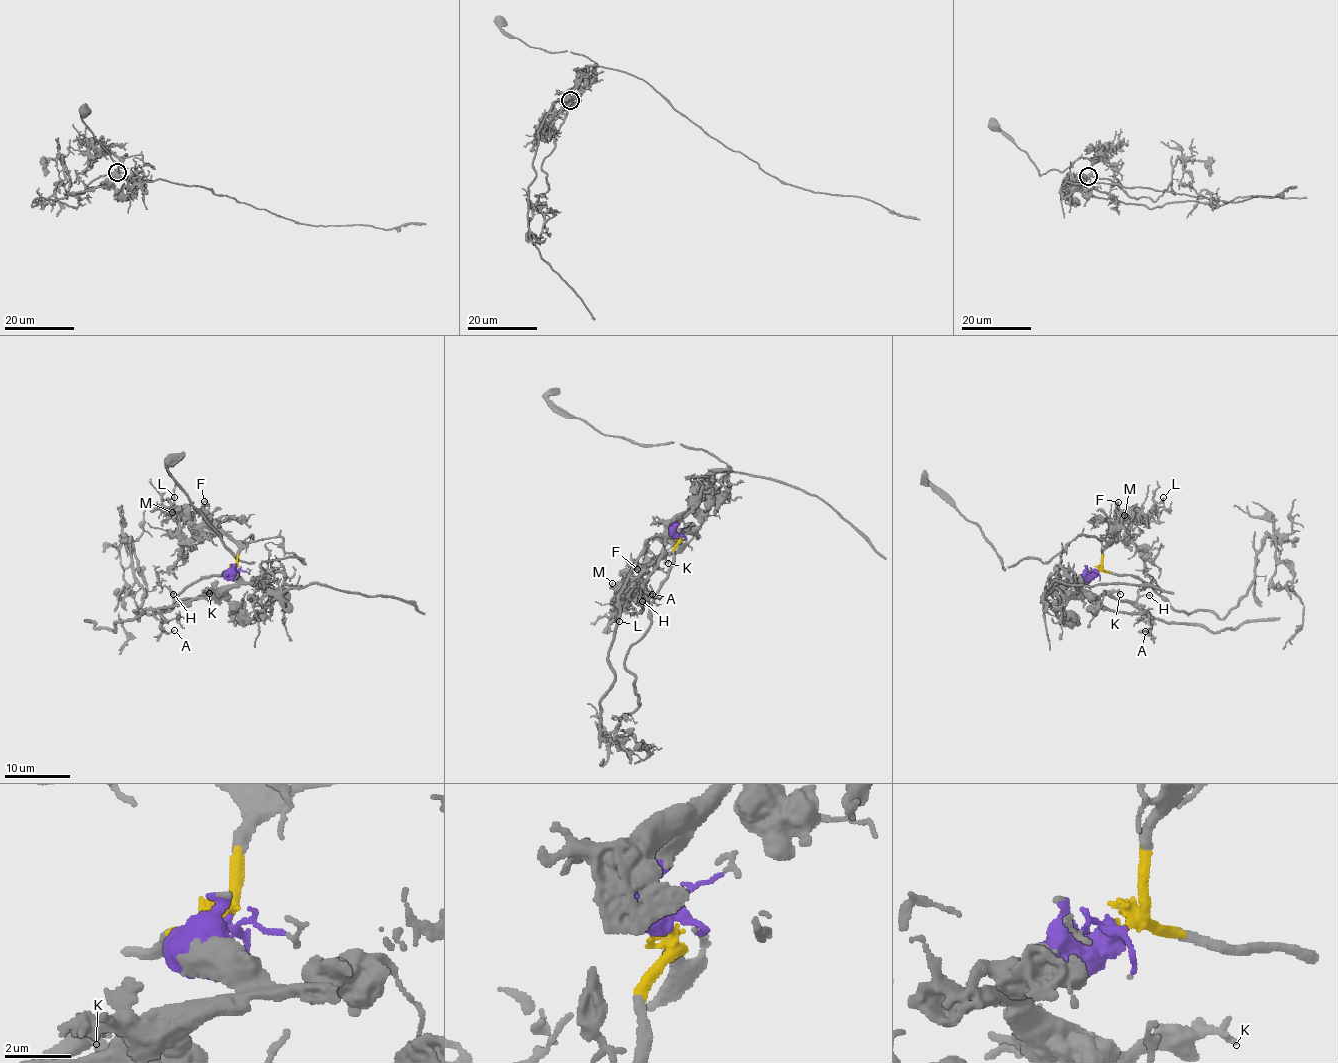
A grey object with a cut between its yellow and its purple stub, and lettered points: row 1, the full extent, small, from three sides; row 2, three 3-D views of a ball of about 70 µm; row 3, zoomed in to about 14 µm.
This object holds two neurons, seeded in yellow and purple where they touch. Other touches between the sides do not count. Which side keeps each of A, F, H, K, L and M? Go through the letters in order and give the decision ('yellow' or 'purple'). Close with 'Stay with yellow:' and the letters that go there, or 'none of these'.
A: purple
F: yellow
H: purple
K: purple
L: yellow
M: yellow
Stay with yellow: F, L, M

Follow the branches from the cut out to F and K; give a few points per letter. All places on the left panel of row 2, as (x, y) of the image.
F: (233, 569), (237, 544), (212, 523), (212, 517), (203, 508), (203, 500)
K: (233, 569), (231, 575), (235, 582), (226, 589), (207, 593), (207, 590), (209, 594)

